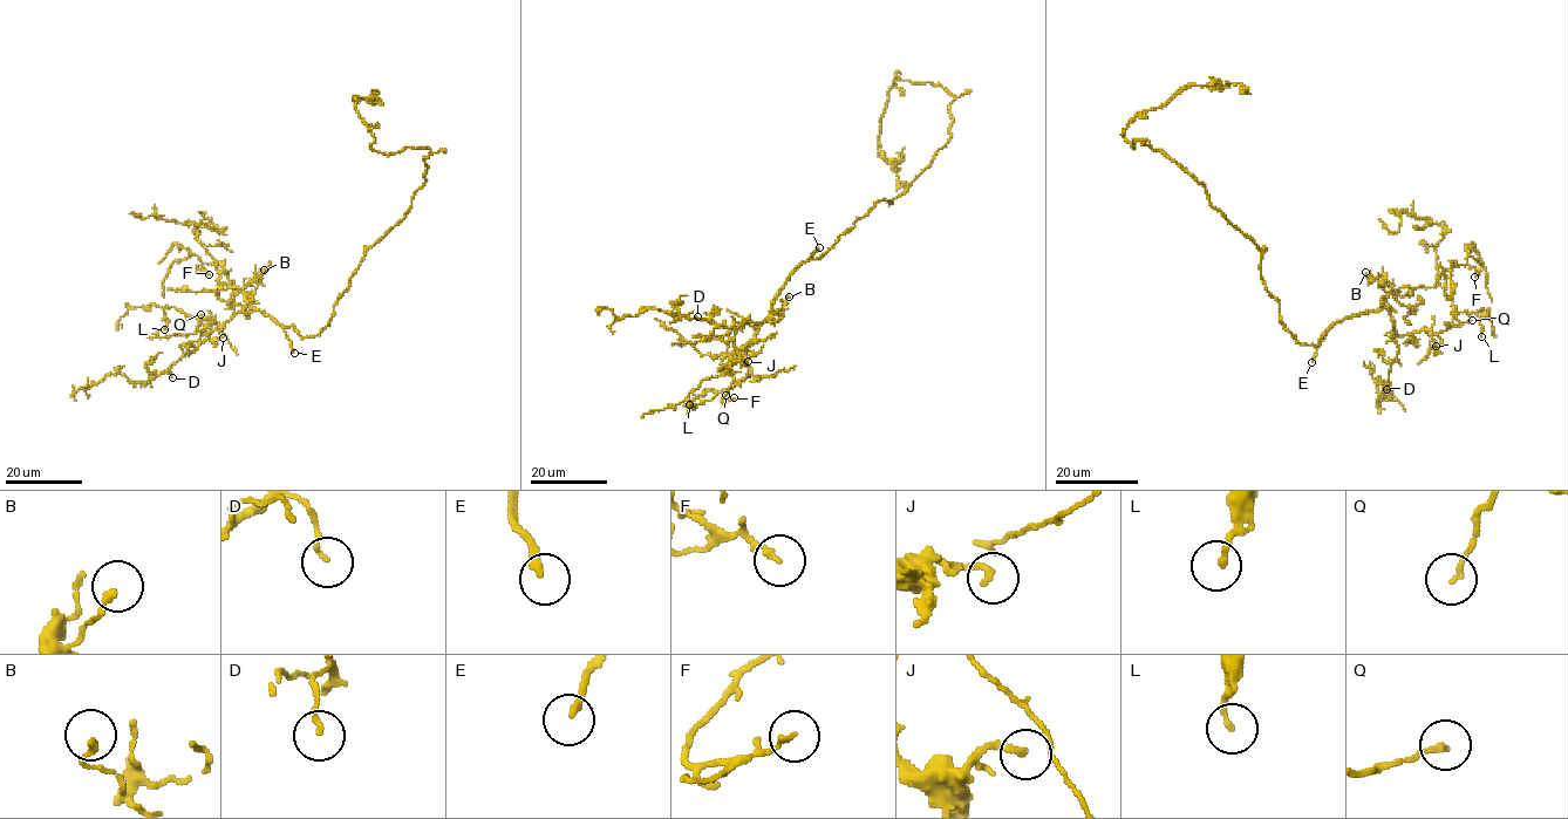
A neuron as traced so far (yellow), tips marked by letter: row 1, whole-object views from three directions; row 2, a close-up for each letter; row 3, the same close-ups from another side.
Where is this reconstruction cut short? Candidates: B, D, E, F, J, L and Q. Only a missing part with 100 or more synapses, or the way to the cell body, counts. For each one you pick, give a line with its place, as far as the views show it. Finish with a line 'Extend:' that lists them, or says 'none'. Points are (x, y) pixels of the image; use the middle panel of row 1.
E: Place: (819, 247)
Extend: E

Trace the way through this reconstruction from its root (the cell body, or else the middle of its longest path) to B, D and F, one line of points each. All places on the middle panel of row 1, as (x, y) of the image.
B: (875, 204), (825, 253), (804, 261), (795, 270), (768, 316), (789, 297)
D: (875, 204), (825, 253), (804, 261), (795, 270), (777, 295), (769, 320), (724, 327), (697, 316)
F: (875, 204), (825, 253), (804, 261), (786, 280), (745, 352), (747, 376), (722, 400), (734, 397)

